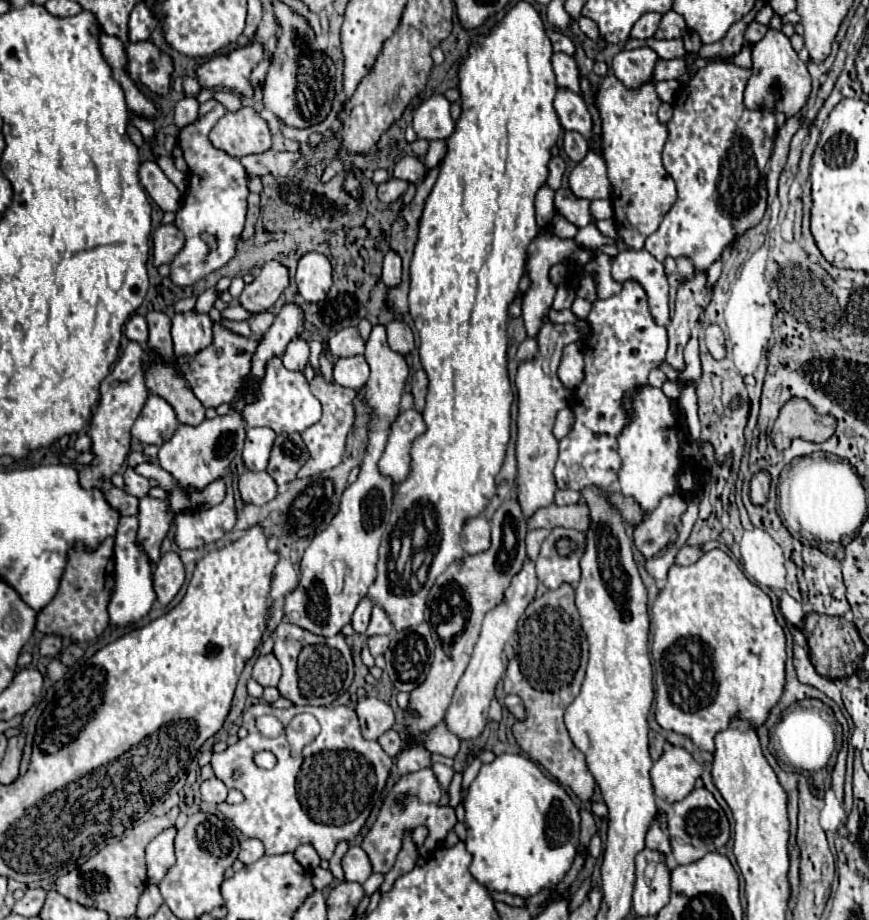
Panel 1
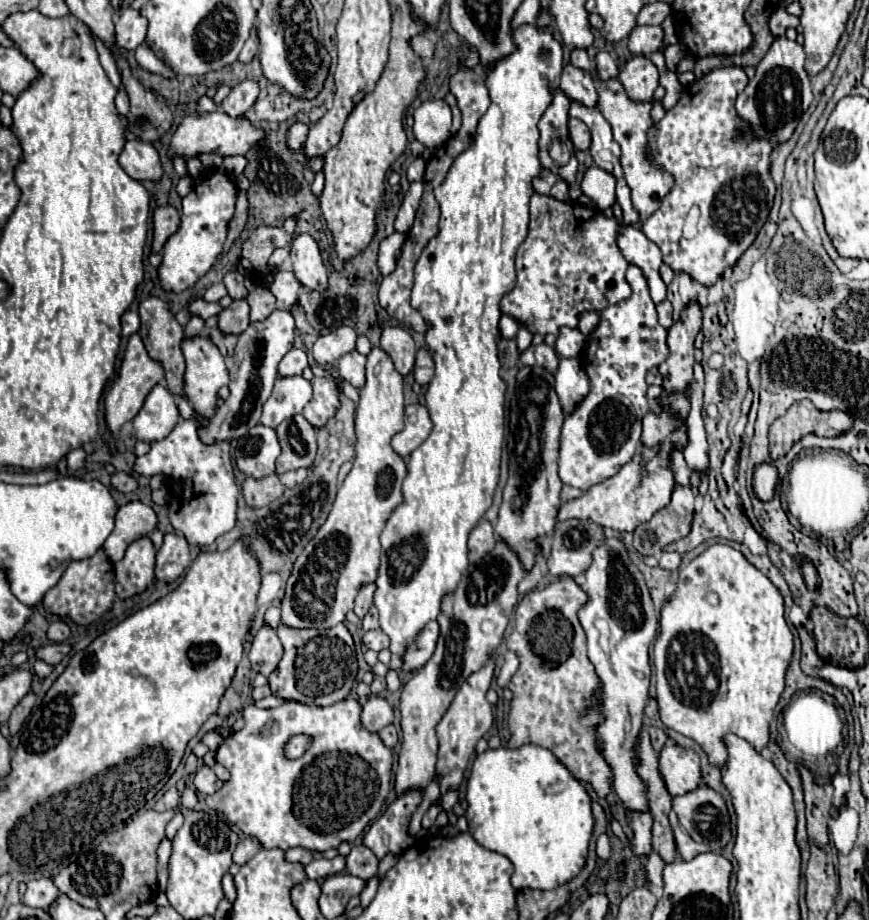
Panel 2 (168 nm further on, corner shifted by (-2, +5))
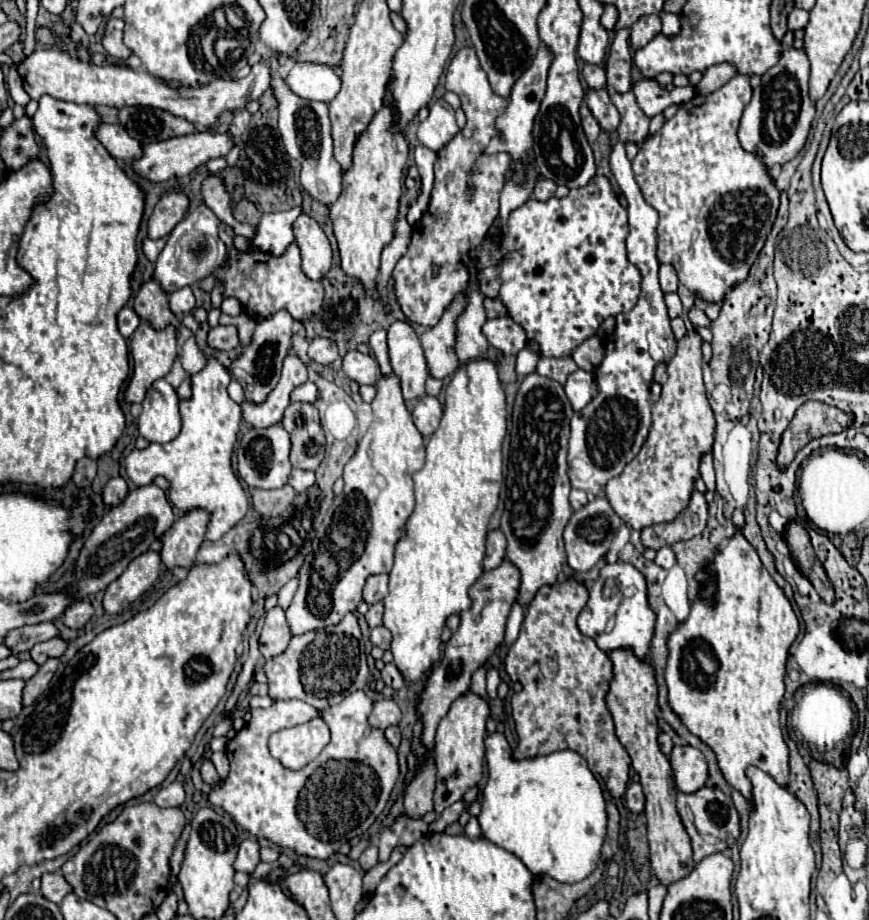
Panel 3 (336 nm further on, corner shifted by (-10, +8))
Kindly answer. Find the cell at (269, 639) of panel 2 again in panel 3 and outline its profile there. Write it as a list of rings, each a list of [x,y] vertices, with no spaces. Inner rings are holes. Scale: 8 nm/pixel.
[[[274,606],[272,610],[266,612],[264,628],[260,634],[260,652],[264,658],[278,656],[286,650],[292,634],[284,616],[284,610],[280,606]]]

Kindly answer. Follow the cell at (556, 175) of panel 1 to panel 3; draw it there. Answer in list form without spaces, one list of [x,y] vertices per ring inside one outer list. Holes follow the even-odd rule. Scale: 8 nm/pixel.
[[[538,180],[536,182],[536,188],[534,188],[534,198],[536,200],[548,200],[548,198],[552,198],[554,196],[554,192],[556,192],[556,184],[552,182],[552,180]]]

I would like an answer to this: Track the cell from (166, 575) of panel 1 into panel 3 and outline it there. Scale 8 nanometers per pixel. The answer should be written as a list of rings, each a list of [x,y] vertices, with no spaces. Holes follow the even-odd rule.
[[[192,508],[172,524],[172,528],[160,538],[162,540],[160,556],[166,568],[176,568],[176,566],[190,568],[194,564],[208,522],[210,522],[210,514],[206,510]]]

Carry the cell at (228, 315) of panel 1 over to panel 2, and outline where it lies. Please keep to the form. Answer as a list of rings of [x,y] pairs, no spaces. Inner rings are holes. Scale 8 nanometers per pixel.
[[[200,299],[200,301],[194,301],[192,305],[188,305],[188,309],[192,315],[200,315],[200,317],[204,317],[204,320],[207,320],[212,315],[220,315],[224,307],[220,303],[206,303]]]

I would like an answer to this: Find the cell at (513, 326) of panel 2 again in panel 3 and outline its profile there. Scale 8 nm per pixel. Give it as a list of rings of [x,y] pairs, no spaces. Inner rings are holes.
[[[508,316],[486,320],[486,324],[482,326],[482,334],[496,350],[504,354],[518,354],[526,346],[526,334],[522,326],[512,322],[512,318]]]

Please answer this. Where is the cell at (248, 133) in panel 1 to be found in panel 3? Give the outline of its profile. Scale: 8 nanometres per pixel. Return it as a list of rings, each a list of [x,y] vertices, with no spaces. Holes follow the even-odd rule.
[[[212,130],[206,132],[194,132],[188,136],[180,136],[180,138],[170,138],[164,142],[154,142],[154,144],[146,144],[142,146],[142,156],[132,160],[130,166],[132,170],[142,176],[148,178],[150,182],[166,182],[170,178],[180,178],[190,174],[194,168],[198,168],[200,164],[208,162],[210,158],[218,158],[218,156],[226,156],[230,152],[230,148],[234,146],[232,136],[228,132],[224,134],[216,134]]]

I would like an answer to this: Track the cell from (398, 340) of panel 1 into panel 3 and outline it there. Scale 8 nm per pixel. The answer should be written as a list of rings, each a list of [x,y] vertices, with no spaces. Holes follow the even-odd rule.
[[[396,320],[388,328],[388,354],[394,376],[400,380],[404,400],[422,398],[428,366],[420,346],[420,338],[408,322]]]

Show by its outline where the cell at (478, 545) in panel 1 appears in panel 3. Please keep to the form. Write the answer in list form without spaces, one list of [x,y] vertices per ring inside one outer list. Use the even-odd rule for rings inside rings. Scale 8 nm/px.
[[[500,530],[488,532],[486,538],[486,556],[484,556],[484,570],[494,570],[506,558],[506,538]]]

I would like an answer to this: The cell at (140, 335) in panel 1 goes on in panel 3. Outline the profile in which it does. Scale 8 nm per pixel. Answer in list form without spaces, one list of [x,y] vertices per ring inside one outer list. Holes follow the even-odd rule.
[[[124,306],[124,308],[120,310],[120,314],[118,314],[118,330],[120,330],[120,334],[122,334],[124,338],[130,338],[130,336],[134,334],[134,330],[138,328],[138,324],[140,324],[138,314],[136,314],[132,308]]]

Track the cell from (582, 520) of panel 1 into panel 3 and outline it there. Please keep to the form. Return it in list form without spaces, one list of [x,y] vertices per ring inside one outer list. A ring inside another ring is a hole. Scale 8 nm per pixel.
[[[696,332],[686,334],[678,342],[678,350],[674,358],[668,362],[668,380],[662,386],[660,400],[652,406],[652,426],[648,432],[648,438],[638,452],[638,456],[626,464],[624,472],[618,478],[612,478],[606,486],[606,496],[610,500],[610,506],[616,510],[616,514],[634,530],[642,530],[646,526],[672,522],[690,502],[690,496],[694,492],[694,482],[700,478],[700,460],[704,454],[712,450],[714,444],[714,432],[716,432],[716,420],[714,412],[708,404],[704,382],[702,382],[702,338]]]

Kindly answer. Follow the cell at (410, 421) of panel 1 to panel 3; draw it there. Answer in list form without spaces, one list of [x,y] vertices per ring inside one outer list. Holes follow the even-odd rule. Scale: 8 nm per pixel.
[[[424,396],[418,400],[412,416],[414,416],[414,424],[420,430],[420,434],[432,436],[442,418],[442,404],[434,396]]]

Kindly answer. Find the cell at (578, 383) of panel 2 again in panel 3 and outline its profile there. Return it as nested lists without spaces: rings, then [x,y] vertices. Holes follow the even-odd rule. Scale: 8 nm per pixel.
[[[576,370],[574,374],[568,376],[566,396],[574,410],[582,410],[596,394],[598,394],[598,386],[596,386],[596,378],[592,372]]]

